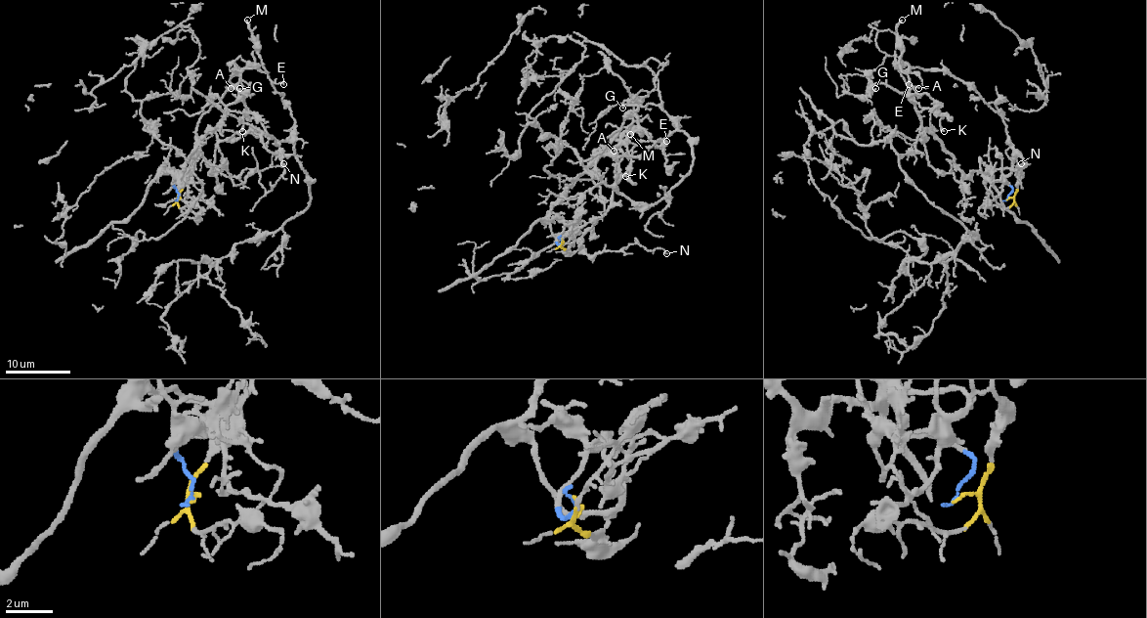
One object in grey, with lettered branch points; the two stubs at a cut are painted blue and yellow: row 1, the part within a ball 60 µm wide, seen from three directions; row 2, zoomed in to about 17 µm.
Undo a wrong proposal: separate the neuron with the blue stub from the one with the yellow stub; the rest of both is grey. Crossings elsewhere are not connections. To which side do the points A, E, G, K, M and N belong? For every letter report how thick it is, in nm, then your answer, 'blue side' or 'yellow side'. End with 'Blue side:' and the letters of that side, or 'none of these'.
A: 140 nm thick; blue side
E: 100 nm thick; yellow side
G: 190 nm thick; blue side
K: 160 nm thick; blue side
M: 180 nm thick; yellow side
N: 130 nm thick; yellow side
Blue side: A, G, K

